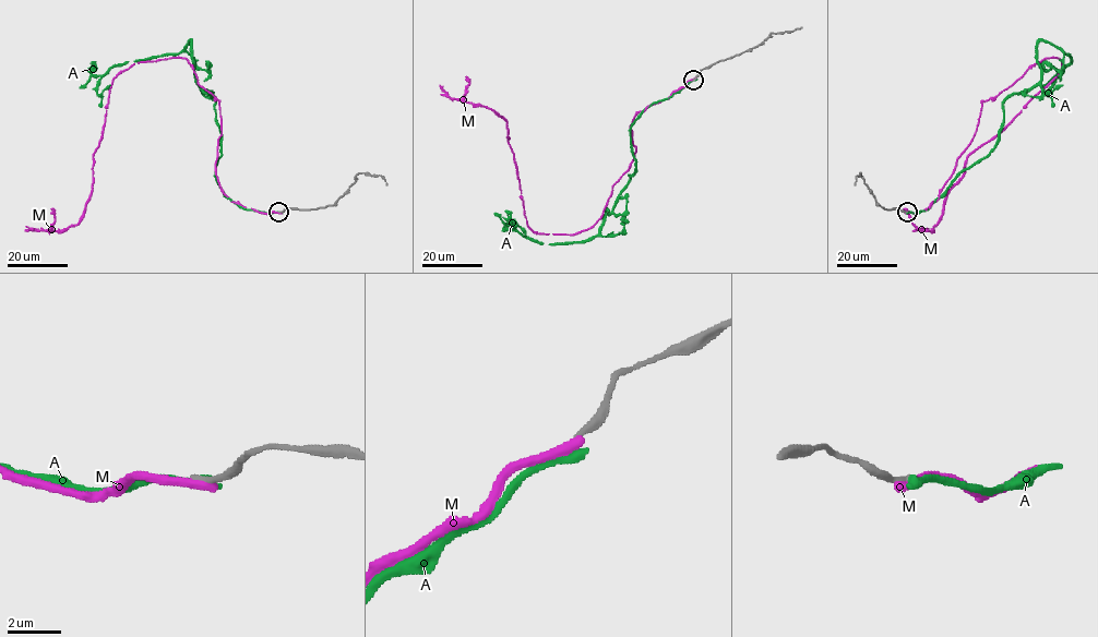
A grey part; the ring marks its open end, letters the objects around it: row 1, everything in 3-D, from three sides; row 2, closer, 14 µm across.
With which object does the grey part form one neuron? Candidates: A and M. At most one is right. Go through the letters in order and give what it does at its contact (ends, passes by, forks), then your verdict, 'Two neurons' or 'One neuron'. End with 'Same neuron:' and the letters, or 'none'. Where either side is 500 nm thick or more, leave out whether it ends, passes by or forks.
A: It ends there. Two neurons
M: It ends there. Two neurons
Same neuron: none

